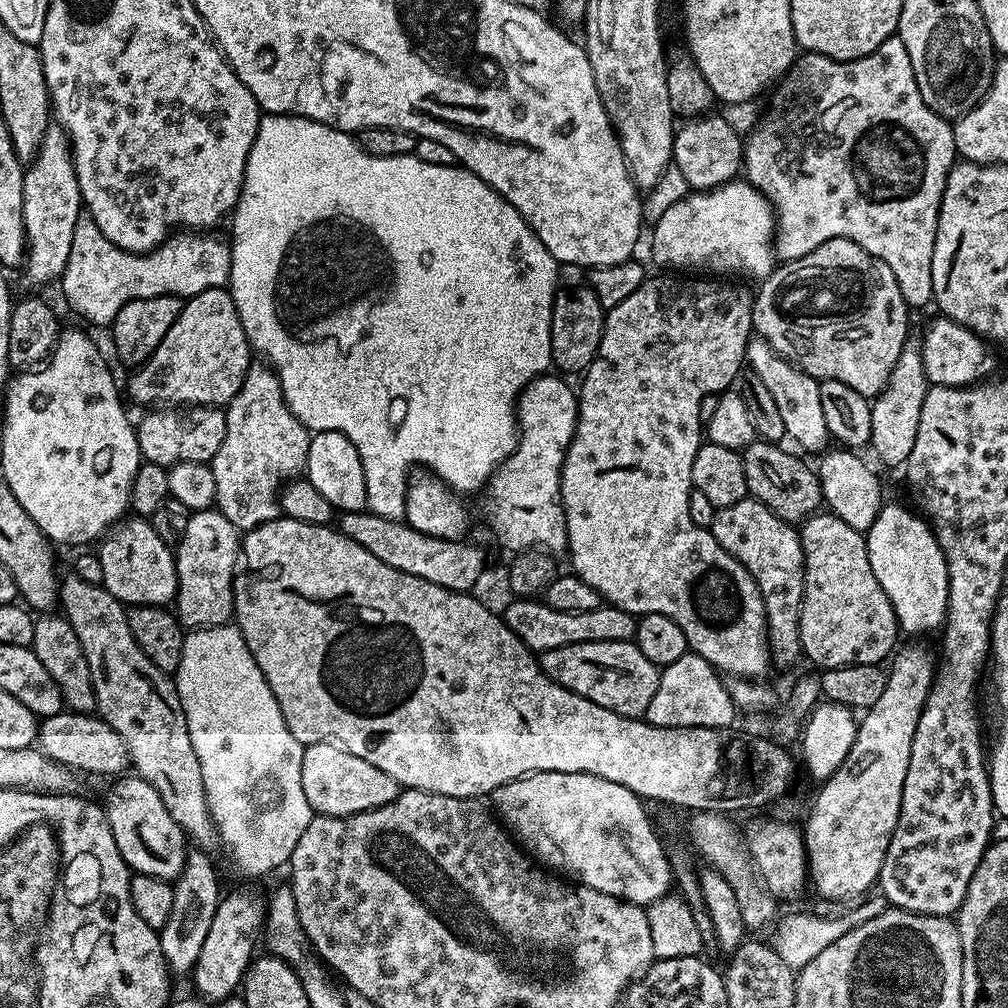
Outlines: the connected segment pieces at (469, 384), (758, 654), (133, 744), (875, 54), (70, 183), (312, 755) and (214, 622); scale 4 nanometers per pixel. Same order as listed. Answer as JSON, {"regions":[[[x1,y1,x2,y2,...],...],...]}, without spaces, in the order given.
{"regions":[[[264,114,260,118,260,126,254,146,248,155,246,170,244,171,244,188,240,192,240,201,236,203,231,213,232,238,230,245,232,249,232,277,230,291,234,302,238,306,238,314,242,318,242,326,246,330,251,351,261,352,263,359,267,361,273,372,280,380,284,400,288,408,313,433,320,431,340,431,350,438,350,442,357,447,358,455,362,460,362,469,365,471,366,494,368,495,367,511,385,516,391,520,400,520,404,515,404,492,408,489,411,470,415,464,424,464,427,471,439,480,444,481,453,492,465,494,464,492,476,492,487,485,492,473,499,468,506,457,512,453,518,443,518,425,516,423,516,401,520,393,531,380,537,376,545,375,553,367,552,363,552,307,554,298,558,291,556,284,556,268,558,261,546,250,546,246,532,233,532,228,522,218,518,210,506,198,502,198,482,178,478,178,463,166,434,166,430,162,422,162,414,154,411,156,372,156,365,152,360,146,360,141,355,135,339,132,328,124,317,120,311,120,305,116,277,116,275,114]],[[680,274,660,275,664,276,649,275,642,282,642,286,638,286,638,290,630,294,630,298,622,298,618,306,607,309,604,317,604,333,596,351,596,359,583,373,584,385,579,385,578,388,576,429,564,455,564,465,560,471,560,489,568,531,566,556,572,559,571,571,578,578,582,578,586,586,594,586,594,590,598,590,601,601,607,602,613,608,631,612,637,618,648,614,664,614,682,628,689,649,706,658,706,662,710,662,717,672,727,674,729,677,764,678,768,672,768,664,770,665,768,619,756,580,712,537,709,529,699,528,694,518,690,518,690,494,694,490,692,467,702,443,700,407,704,397,731,389,745,367,748,341,754,336,752,327,754,292,751,287,743,288,740,285,743,283,725,282,720,278,683,280,680,277,683,275]],[[68,574,65,580,63,577,59,581,58,604,59,607,64,607,63,615,70,622,74,634,78,634,78,642,86,654,96,695,96,712,99,718,108,723,114,731,118,732,119,738,122,738,135,775,150,782,150,786,158,790,158,798,162,798,162,806,170,810,170,818,178,822,185,837,195,847,196,844,200,848,217,847,216,824,212,821,206,802,202,766,198,766,198,754,194,754,194,742,190,742,190,730,186,726,186,714,178,698,175,679,158,666,154,666,150,658,146,658,142,646,138,646,138,642,134,642,134,634,130,634,128,608,101,585,91,584,75,574]],[[894,35,878,50,866,54,857,60,835,60,822,54,804,52,796,63,784,73,782,79,775,85,776,93,772,96,772,109,768,117,761,122,760,128,753,130,744,140,743,175,747,183,753,184,763,194,775,213,774,256,777,261,797,260,810,254,818,246,830,242,834,238,853,240,862,250,866,250,874,258,886,262,890,270,894,270,894,278,898,278,898,290,902,290,902,298,906,298,909,309,924,308,933,303,932,291,932,259,934,258,934,238,938,226,938,214,942,194,946,190,946,182,950,170,957,163,958,153,953,125,944,117,922,102,922,94,918,90,918,82,914,78,914,70,910,66,910,54,906,54,906,46,899,35]],[[49,126,38,154,27,165,22,186,22,218,26,241,26,263,22,272,32,284,59,281,66,270,73,245,74,226,82,217,78,174,72,161,72,146,59,126]],[[325,742,305,747,302,758,302,790,306,790,306,802,310,802,313,813,322,816,353,816,394,802,394,798,400,795,402,786,397,780,390,778,390,774,382,774,378,766,370,766,370,762,344,751,331,742]],[[218,510,192,512,182,534,180,543,175,545,176,573,178,574,178,590,174,601,174,611,185,629,220,628,233,619,236,603,234,602,234,584,238,561,242,556,242,532,235,528]]]}

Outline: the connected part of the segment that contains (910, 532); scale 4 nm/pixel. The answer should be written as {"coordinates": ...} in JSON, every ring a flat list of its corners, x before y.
{"coordinates":[[885,503,878,518,874,518,874,526,868,528,866,539,870,570,874,570,878,586,886,590,886,598,894,606,899,631,916,636,935,628,937,631,948,615,948,567,929,521,909,508]]}

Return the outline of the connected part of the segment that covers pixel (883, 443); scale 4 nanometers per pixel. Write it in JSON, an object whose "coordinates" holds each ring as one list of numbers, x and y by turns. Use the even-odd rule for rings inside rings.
{"coordinates":[[909,342,904,345,902,354,890,374,888,384,879,396,871,401,870,448,884,464,896,468,907,465,910,450,914,450,914,438,918,434,918,418,922,418,922,402,929,390,929,382,924,376,924,355,920,353,920,344]]}

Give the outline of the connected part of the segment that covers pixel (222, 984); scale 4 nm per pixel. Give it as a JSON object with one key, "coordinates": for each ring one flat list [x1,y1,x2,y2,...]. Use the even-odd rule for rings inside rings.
{"coordinates":[[232,892,221,899,218,910,214,914,214,922,210,922,210,931,206,933,206,942,202,942,202,954,198,954,198,962,194,969,196,988,201,997,209,1002,227,1000,232,992,244,983,244,974,254,959,257,951,256,939,262,936,266,924,266,904,252,892]]}

